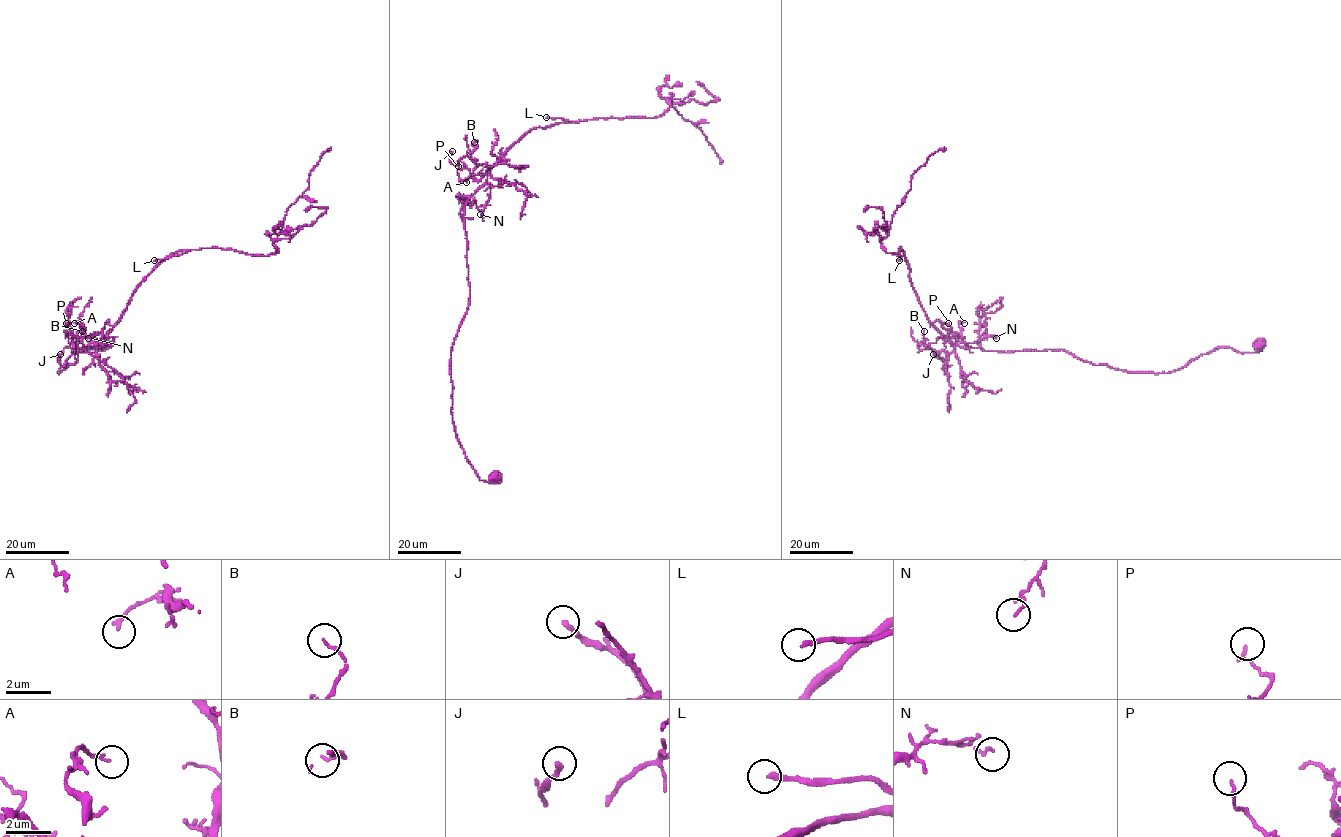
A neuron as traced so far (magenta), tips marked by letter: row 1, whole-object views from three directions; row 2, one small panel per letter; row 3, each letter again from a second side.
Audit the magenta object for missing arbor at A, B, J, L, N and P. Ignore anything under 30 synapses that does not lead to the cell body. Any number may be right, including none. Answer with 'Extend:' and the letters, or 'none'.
Extend: L

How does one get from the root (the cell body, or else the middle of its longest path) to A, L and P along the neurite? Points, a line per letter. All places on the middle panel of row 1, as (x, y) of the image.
A: (495, 476), (479, 478), (451, 412), (451, 347), (469, 300), (464, 208), (487, 174), (466, 182)
L: (495, 476), (479, 478), (451, 412), (451, 347), (469, 300), (464, 208), (524, 134), (578, 121), (546, 117)
P: (495, 476), (479, 478), (451, 412), (451, 347), (469, 300), (464, 208), (487, 178), (458, 166)

